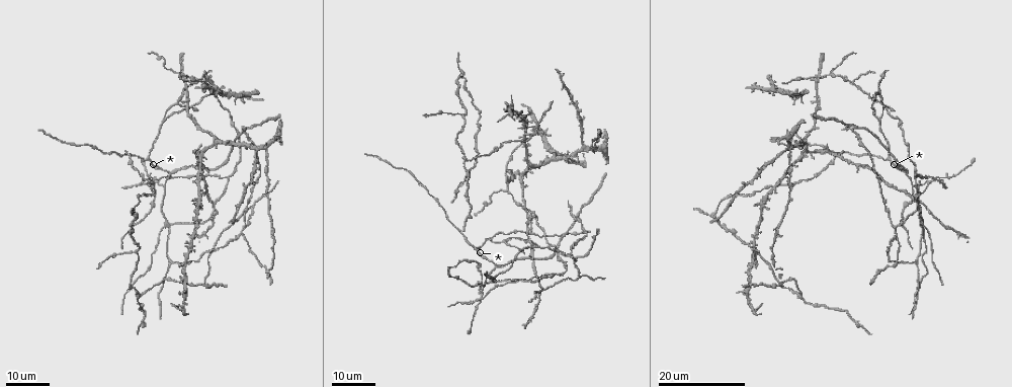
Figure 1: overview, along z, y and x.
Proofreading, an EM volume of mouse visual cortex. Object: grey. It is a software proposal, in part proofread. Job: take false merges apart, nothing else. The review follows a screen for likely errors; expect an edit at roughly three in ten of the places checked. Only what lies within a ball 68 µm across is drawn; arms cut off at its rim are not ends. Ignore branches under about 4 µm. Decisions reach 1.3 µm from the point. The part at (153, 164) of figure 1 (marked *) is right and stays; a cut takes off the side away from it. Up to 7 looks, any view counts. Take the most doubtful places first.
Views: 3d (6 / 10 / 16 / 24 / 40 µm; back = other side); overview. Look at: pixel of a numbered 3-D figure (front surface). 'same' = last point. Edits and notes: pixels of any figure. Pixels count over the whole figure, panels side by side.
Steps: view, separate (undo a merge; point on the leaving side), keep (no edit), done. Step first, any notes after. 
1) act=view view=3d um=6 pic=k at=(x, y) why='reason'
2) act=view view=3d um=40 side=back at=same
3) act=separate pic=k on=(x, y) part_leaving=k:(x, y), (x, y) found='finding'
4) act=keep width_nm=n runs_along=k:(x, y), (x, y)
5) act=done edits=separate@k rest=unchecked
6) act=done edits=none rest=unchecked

act=view view=3d um=16 pic=1 at=(229, 176) why='arms part here'

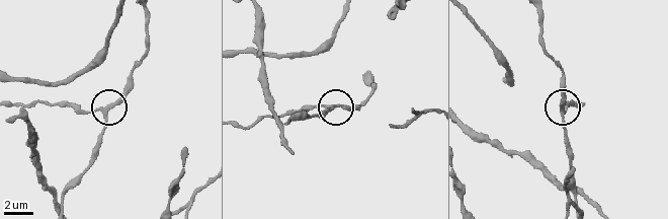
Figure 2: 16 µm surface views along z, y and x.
act=view view=3d um=10 pic=2 at=(107, 107)

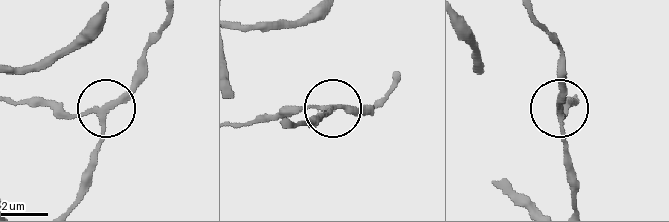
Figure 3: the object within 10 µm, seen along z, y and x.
act=keep runs_along=3:(14, 101), (101, 112), (124, 90), (146, 46) found='all the same neuron'

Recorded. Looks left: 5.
act=view view=3d um=16 pic=1 at=(567, 254) why='three arms meet'

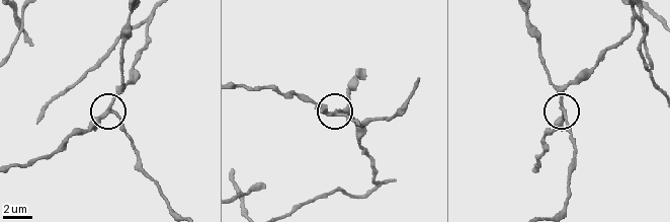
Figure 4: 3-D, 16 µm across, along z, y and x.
act=view view=3d um=6 pic=4 at=(336, 112)

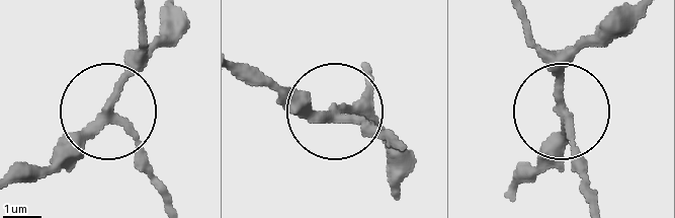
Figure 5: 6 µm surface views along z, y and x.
act=keep arms=3 runs_along=5:(244, 76), (273, 82), (312, 112), (396, 134) found='all the same neuron'

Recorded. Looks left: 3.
act=view view=3d um=24 pic=1 at=(505, 240)

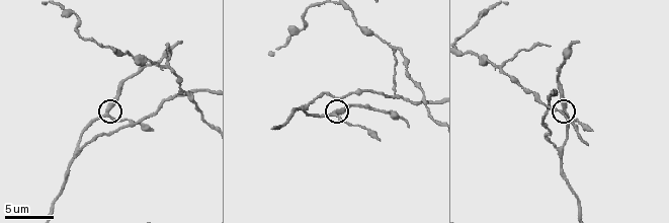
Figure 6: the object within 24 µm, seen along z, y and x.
act=view view=3d um=6 pic=6 at=(107, 115) why='zoom in'

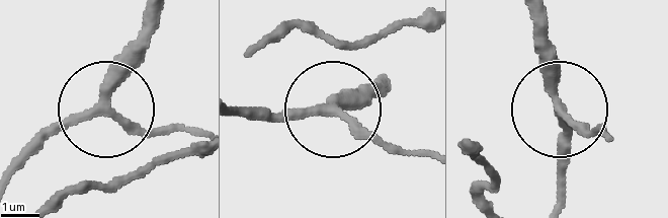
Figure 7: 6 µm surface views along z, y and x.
act=keep width_nm=240 runs_along=7:(242, 112), (329, 112), (425, 153) found='one neuron here'

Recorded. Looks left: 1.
act=done edits=none rest=unchecked

